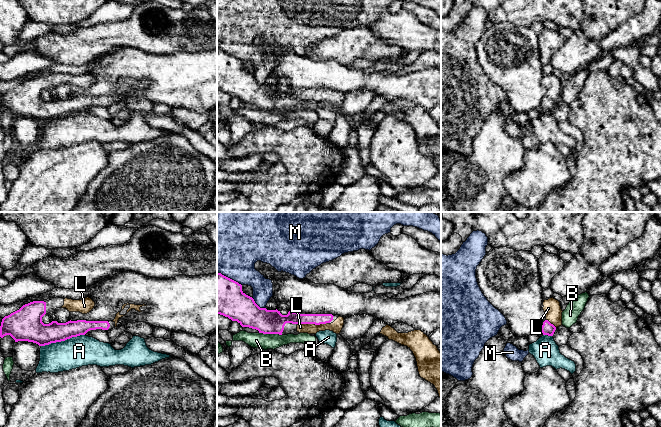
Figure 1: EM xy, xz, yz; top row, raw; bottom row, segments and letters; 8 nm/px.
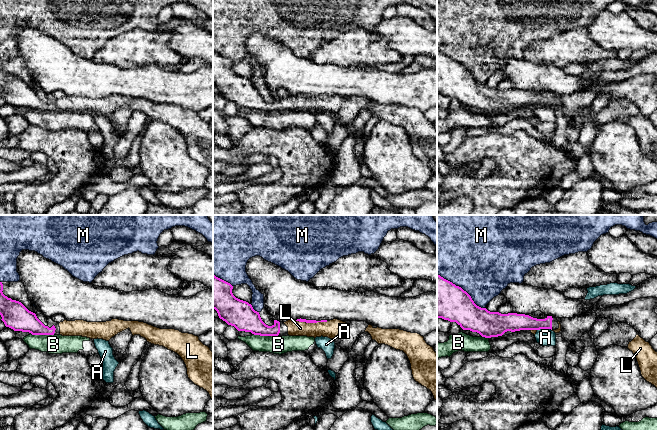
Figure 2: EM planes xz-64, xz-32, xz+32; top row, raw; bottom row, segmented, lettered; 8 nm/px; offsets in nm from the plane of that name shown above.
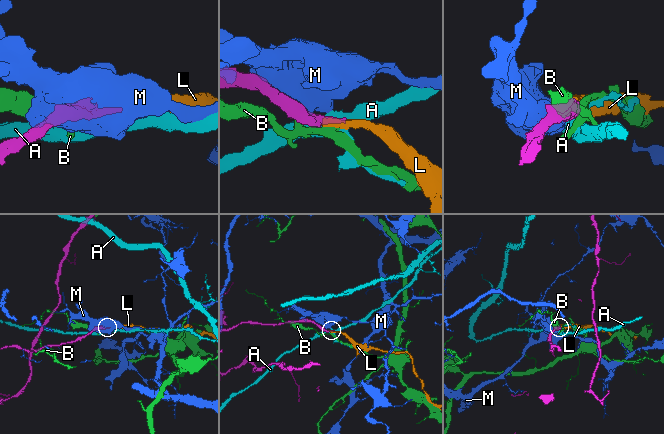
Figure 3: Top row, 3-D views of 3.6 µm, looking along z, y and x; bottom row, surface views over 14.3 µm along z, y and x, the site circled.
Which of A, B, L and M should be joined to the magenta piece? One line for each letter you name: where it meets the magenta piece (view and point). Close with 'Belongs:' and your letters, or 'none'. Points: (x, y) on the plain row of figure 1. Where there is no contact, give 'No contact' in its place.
L: Touches magenta at xz (312, 99)
Belongs: L

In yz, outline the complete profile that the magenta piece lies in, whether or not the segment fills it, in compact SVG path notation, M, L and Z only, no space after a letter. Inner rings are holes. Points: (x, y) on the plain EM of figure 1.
M553 73L544 76L543 86L546 89L546 96L543 98L541 107L543 111L553 112L557 103L562 101L562 85L560 78Z

